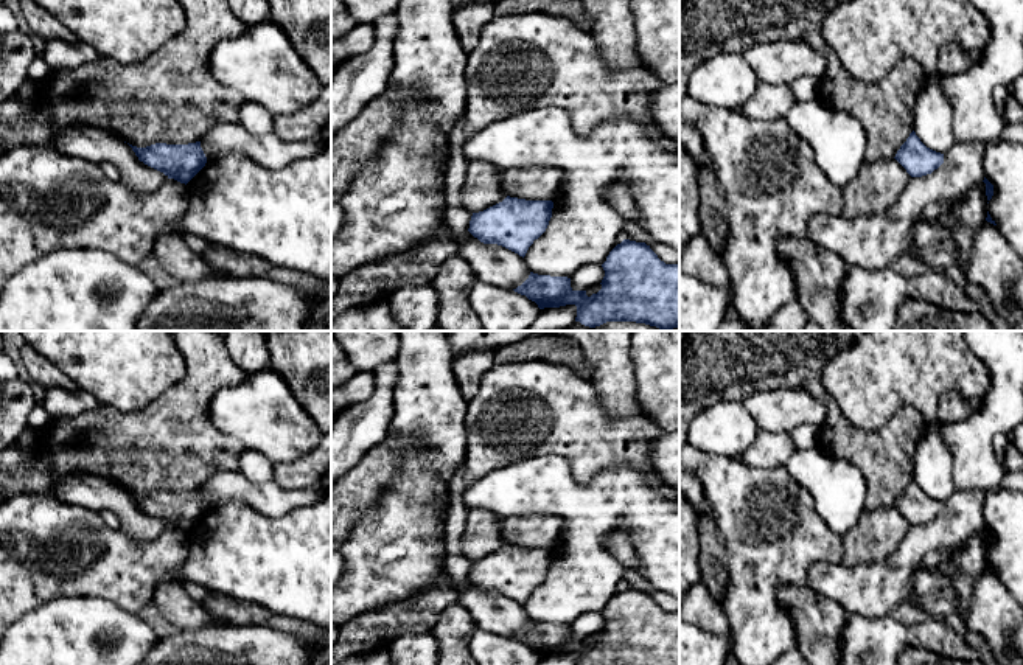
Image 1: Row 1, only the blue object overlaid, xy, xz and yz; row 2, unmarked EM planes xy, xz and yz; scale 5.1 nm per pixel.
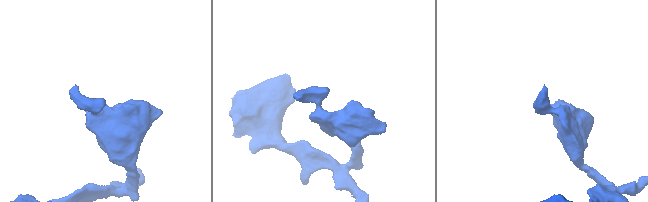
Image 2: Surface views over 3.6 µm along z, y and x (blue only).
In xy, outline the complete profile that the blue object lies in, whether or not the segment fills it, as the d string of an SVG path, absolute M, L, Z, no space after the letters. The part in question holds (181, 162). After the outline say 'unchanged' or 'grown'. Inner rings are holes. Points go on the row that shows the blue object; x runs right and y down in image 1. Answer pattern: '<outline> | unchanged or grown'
M201 141L188 144L155 143L146 148L129 146L140 162L185 185L207 163Z | unchanged

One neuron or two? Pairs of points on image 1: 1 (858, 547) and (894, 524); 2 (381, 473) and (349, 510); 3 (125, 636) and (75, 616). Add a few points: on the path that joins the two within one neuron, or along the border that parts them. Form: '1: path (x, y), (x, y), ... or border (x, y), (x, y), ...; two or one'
1: path (868, 541), (885, 527); one
2: path (372, 482), (353, 501); one
3: path (112, 636), (98, 636), (87, 628); one

